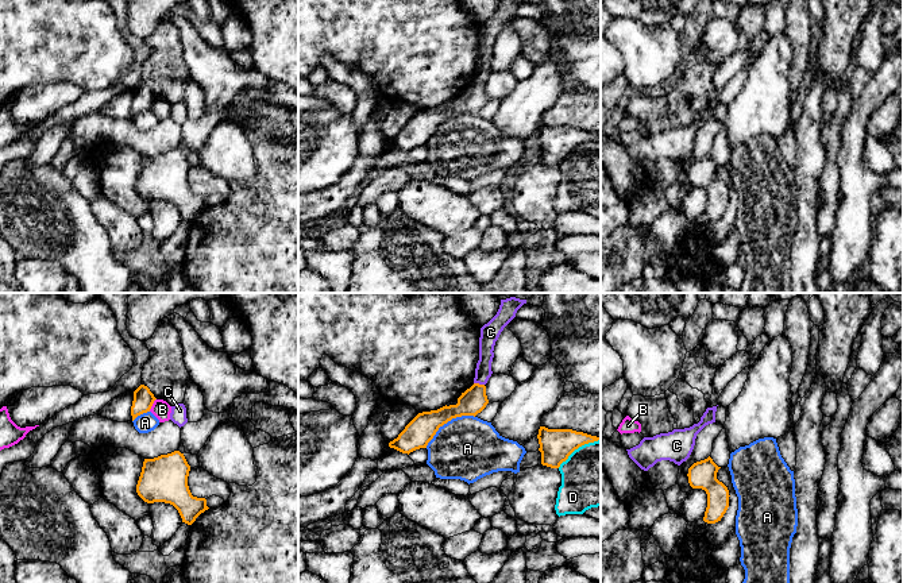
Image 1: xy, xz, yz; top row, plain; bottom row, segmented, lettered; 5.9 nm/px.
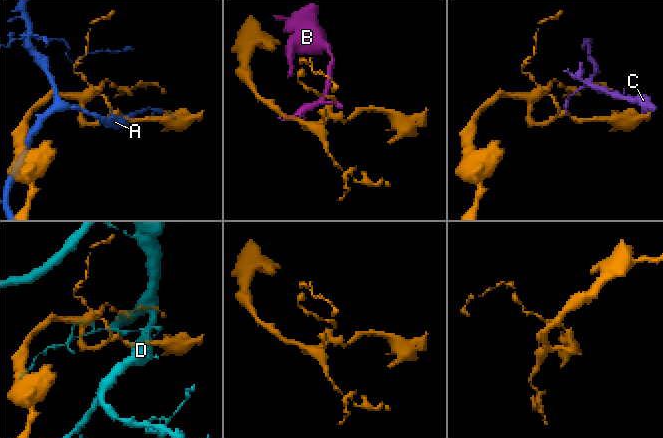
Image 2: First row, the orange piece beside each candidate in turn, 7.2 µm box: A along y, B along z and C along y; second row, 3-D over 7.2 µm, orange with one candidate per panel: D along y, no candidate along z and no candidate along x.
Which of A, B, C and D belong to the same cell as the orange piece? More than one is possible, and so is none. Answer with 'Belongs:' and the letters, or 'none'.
Belongs: none

